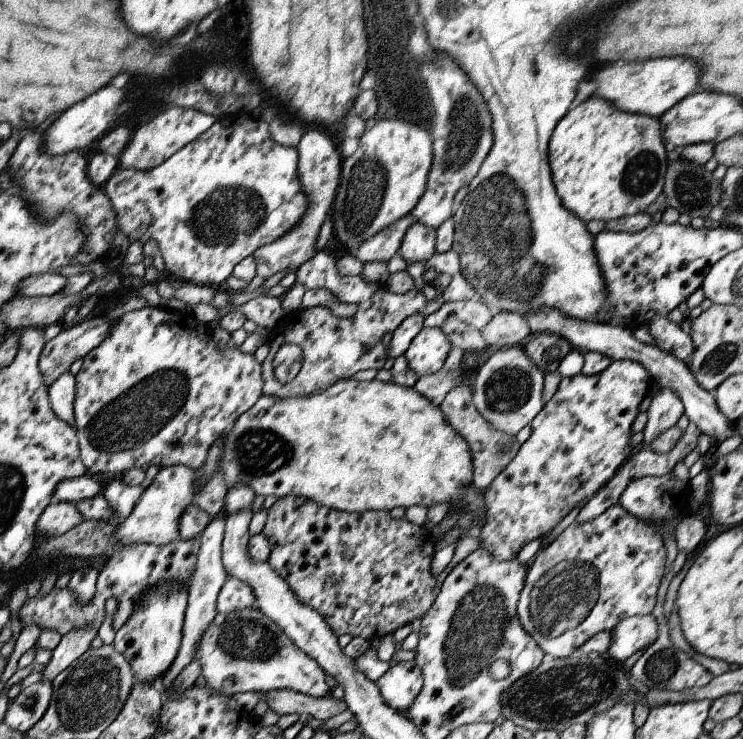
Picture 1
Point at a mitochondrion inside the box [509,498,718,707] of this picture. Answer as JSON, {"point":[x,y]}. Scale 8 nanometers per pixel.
{"point":[563,596]}

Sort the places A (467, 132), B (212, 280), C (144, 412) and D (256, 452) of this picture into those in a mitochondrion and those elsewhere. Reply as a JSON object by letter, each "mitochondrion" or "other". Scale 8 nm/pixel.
{"A":"mitochondrion","B":"other","C":"mitochondrion","D":"mitochondrion"}

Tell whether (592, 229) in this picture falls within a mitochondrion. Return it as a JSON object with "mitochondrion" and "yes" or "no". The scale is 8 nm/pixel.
{"mitochondrion":"no"}

